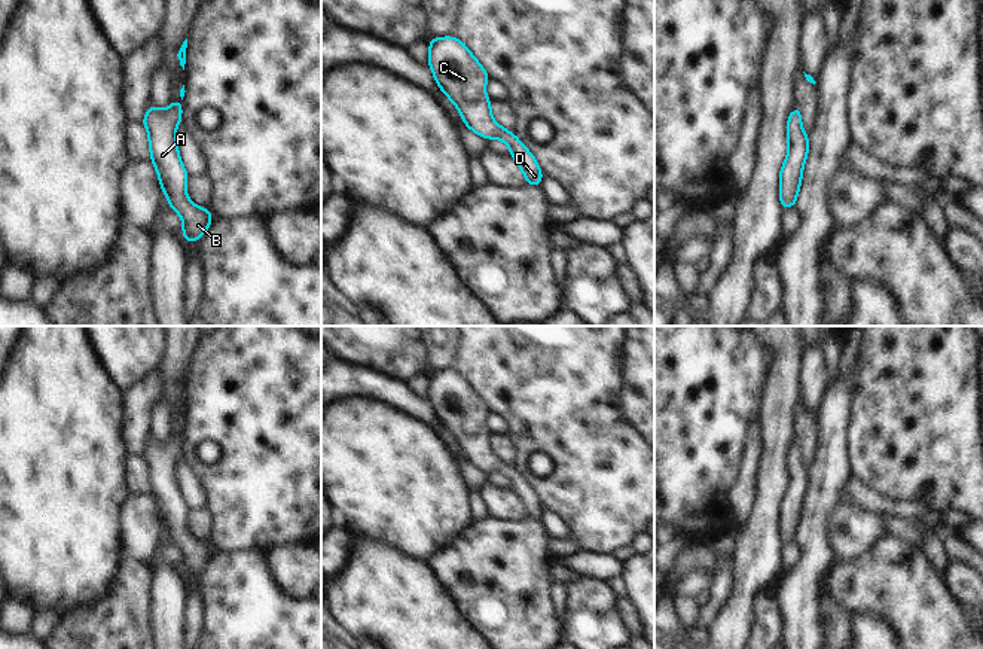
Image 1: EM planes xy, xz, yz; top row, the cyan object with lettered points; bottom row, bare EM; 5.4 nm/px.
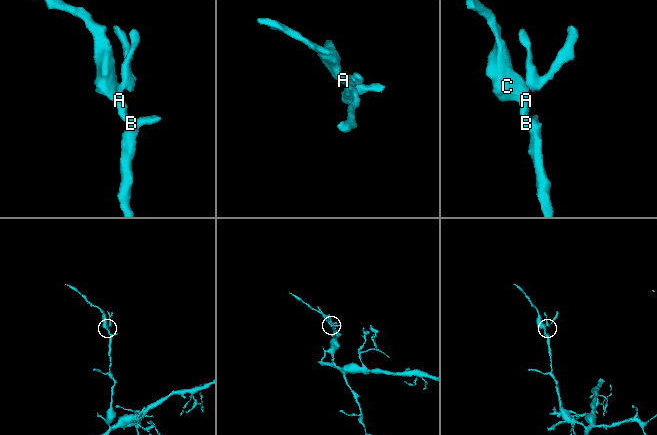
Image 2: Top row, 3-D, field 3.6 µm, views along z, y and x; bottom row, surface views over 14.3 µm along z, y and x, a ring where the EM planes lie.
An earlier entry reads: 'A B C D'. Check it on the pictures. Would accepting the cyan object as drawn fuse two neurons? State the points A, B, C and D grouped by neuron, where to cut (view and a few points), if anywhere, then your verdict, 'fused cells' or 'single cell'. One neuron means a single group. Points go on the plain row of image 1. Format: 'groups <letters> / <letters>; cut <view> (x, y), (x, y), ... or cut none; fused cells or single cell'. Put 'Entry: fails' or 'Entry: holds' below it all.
groups A B C D; cut none; single cell
Entry: holds

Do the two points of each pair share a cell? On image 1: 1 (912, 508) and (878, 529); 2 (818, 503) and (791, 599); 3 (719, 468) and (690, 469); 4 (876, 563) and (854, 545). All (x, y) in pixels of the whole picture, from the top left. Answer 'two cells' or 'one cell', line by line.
1: two cells
2: one cell
3: one cell
4: two cells

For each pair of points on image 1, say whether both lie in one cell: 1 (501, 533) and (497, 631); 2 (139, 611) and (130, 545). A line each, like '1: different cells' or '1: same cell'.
1: same cell
2: different cells

